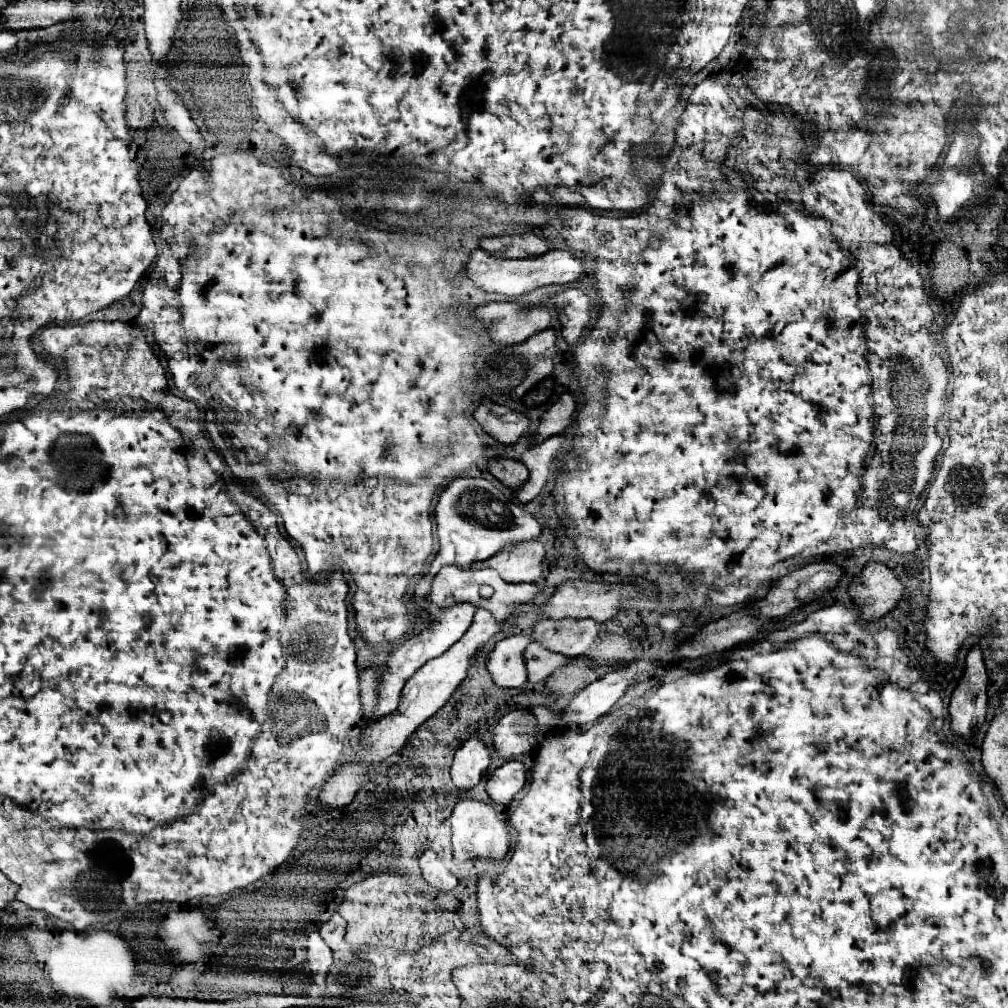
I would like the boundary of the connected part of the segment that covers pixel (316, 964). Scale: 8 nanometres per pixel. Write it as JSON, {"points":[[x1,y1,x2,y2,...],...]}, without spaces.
{"points":[[319,931,307,935,307,961,309,961,311,975,317,975,317,979,323,981,333,963,333,951,321,939]]}

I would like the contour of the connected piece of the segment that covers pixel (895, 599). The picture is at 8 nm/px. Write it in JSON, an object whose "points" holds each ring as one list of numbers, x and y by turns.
{"points":[[867,563,861,579,853,581,849,593,855,605,861,609,867,621,879,619,881,615,895,609,903,597,903,583,895,579,893,571,883,563]]}

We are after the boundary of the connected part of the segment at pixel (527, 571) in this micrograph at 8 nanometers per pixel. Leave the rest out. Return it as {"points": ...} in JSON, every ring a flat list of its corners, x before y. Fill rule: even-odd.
{"points":[[539,541,519,543,499,551,495,557,475,563,473,569,493,567,509,583,535,583,545,577,545,549]]}

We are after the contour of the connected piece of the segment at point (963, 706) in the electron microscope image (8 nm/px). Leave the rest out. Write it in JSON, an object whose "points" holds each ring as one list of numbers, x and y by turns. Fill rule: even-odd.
{"points":[[973,645,965,657,965,671,951,695,951,725,953,731,969,737,975,727,985,721,987,711,987,669,979,645]]}

